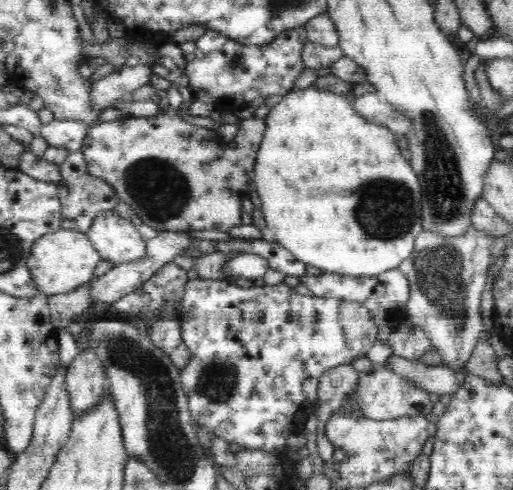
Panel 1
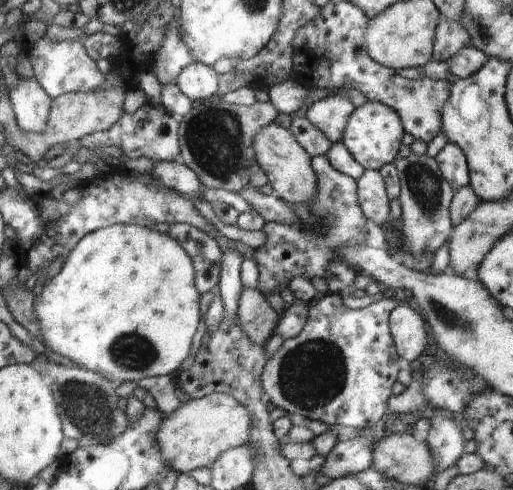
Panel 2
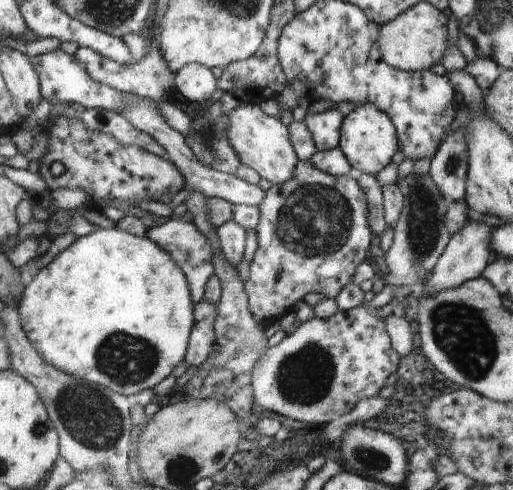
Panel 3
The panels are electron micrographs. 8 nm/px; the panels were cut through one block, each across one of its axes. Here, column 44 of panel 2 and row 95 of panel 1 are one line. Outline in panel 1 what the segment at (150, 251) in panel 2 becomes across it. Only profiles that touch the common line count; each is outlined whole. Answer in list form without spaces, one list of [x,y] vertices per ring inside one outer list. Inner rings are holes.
[[[314,84],[299,90],[290,89],[282,96],[281,102],[275,104],[263,119],[266,123],[266,130],[254,165],[253,187],[256,188],[262,203],[261,213],[267,224],[268,236],[290,251],[296,259],[320,268],[323,272],[350,276],[378,276],[386,270],[399,268],[402,260],[411,255],[416,237],[423,229],[422,190],[421,183],[418,181],[418,176],[414,173],[410,161],[404,158],[400,152],[400,146],[396,142],[394,133],[388,128],[376,126],[366,120],[366,117],[356,112],[352,100],[348,101],[346,95],[329,93],[326,89],[320,89]]]

